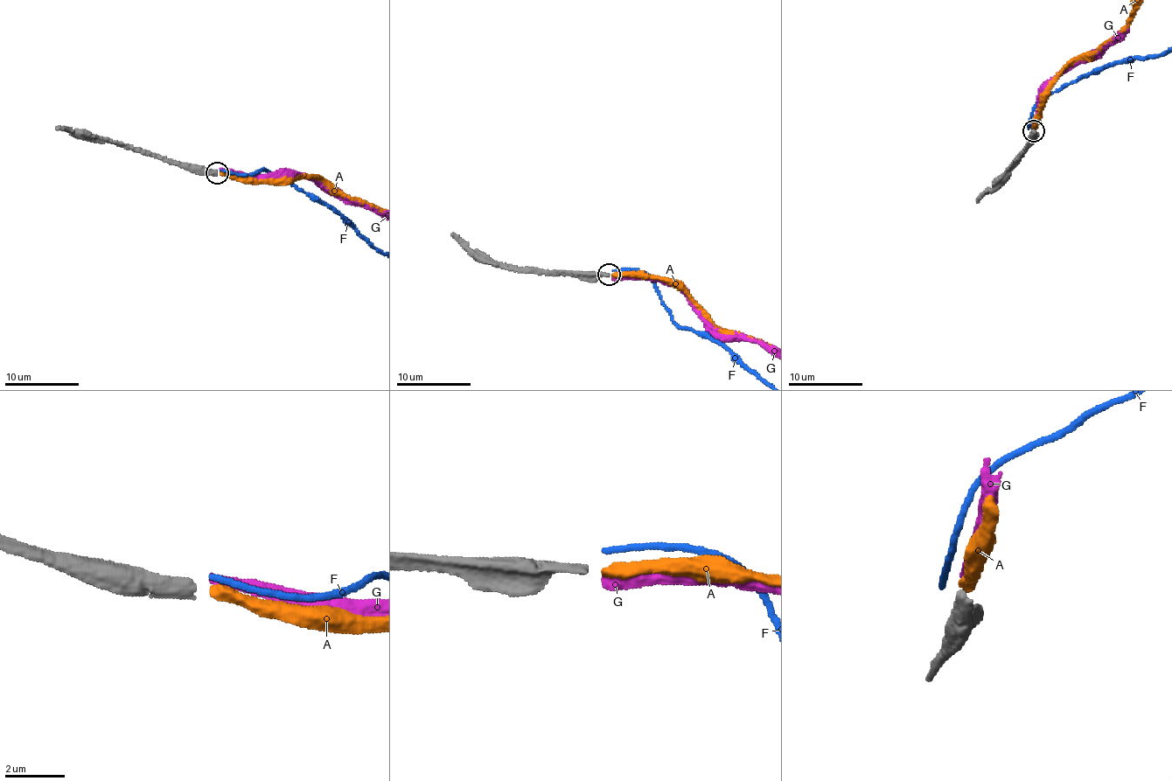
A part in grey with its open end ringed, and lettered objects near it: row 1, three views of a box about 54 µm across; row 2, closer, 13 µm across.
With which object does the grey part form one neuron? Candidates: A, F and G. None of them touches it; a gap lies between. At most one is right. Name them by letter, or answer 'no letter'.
A

